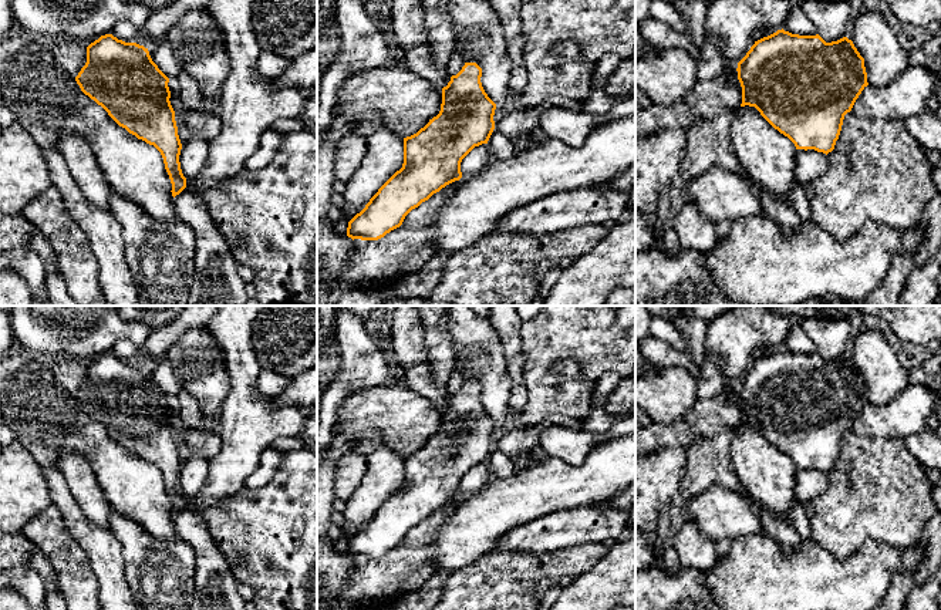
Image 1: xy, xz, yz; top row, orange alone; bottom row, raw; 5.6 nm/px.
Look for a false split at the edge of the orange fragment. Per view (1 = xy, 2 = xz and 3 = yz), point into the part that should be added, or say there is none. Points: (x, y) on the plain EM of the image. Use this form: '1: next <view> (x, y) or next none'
1: next none
2: next none
3: next none

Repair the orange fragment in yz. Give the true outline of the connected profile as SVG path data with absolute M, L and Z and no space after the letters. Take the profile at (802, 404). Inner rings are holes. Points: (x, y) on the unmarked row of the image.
M778 348L751 365L738 381L741 425L755 425L796 468L829 472L839 458L844 434L869 404L864 377L853 360L843 355L826 361L819 353L799 354Z

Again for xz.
M465 381L442 407L441 429L416 452L404 456L404 482L357 532L347 546L347 555L361 559L378 559L399 546L405 535L446 503L462 496L461 481L475 466L488 462L495 448L496 422L485 411L482 387Z

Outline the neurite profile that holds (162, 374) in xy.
M166 358L149 365L148 370L152 380L168 397L176 397L183 390Z

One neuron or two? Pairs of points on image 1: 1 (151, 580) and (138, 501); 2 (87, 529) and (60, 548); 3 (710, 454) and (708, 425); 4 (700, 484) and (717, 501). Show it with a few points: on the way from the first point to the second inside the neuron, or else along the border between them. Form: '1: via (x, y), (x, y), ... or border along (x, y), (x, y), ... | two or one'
1: border along (114, 511), (130, 516), (157, 538), (175, 538) | two
2: border along (58, 509), (70, 536), (84, 550), (91, 568) | two
3: border along (729, 431), (719, 430), (688, 448) | two
4: border along (739, 492), (712, 485), (691, 501) | two

